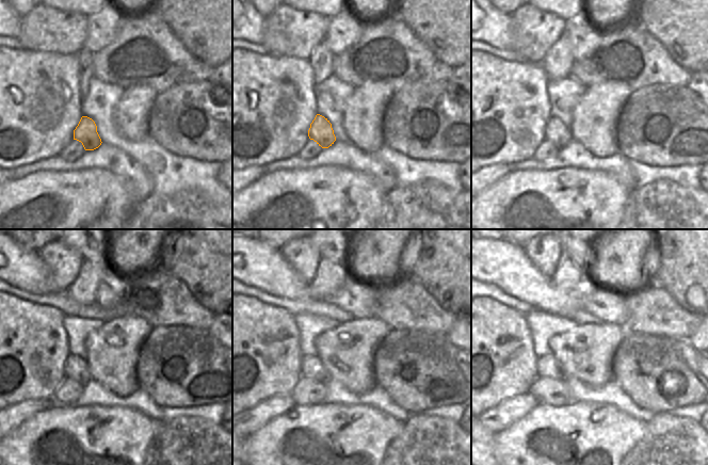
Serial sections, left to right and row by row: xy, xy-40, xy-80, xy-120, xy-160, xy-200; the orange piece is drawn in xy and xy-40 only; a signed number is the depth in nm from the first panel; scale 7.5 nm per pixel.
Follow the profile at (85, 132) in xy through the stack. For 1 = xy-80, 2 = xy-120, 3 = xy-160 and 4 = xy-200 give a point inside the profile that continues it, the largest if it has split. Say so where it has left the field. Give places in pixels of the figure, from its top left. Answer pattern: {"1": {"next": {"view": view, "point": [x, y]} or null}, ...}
{"1": {"next": {"view": "xy-80", "point": [556, 131]}}, "2": {"next": {"view": "xy-120", "point": [76, 368]}}, "3": {"next": {"view": "xy-160", "point": [311, 367]}}, "4": {"next": {"view": "xy-200", "point": [547, 366]}}}

